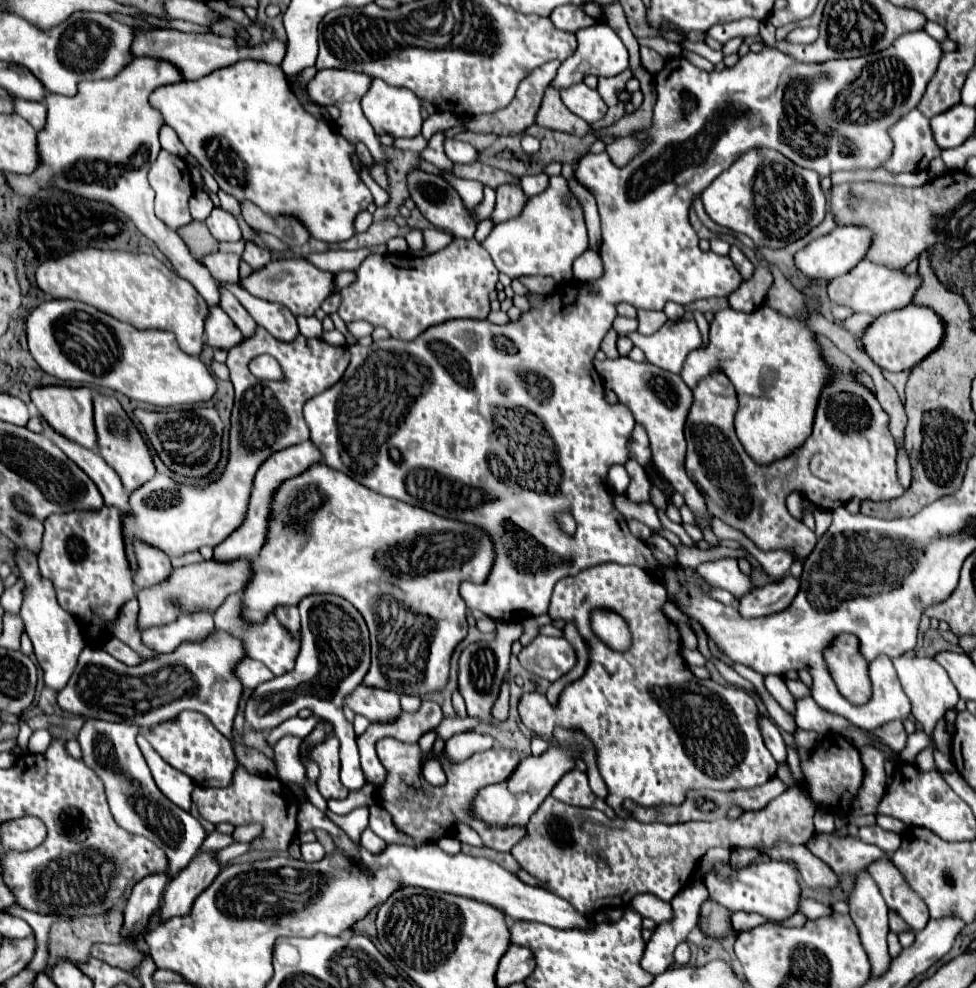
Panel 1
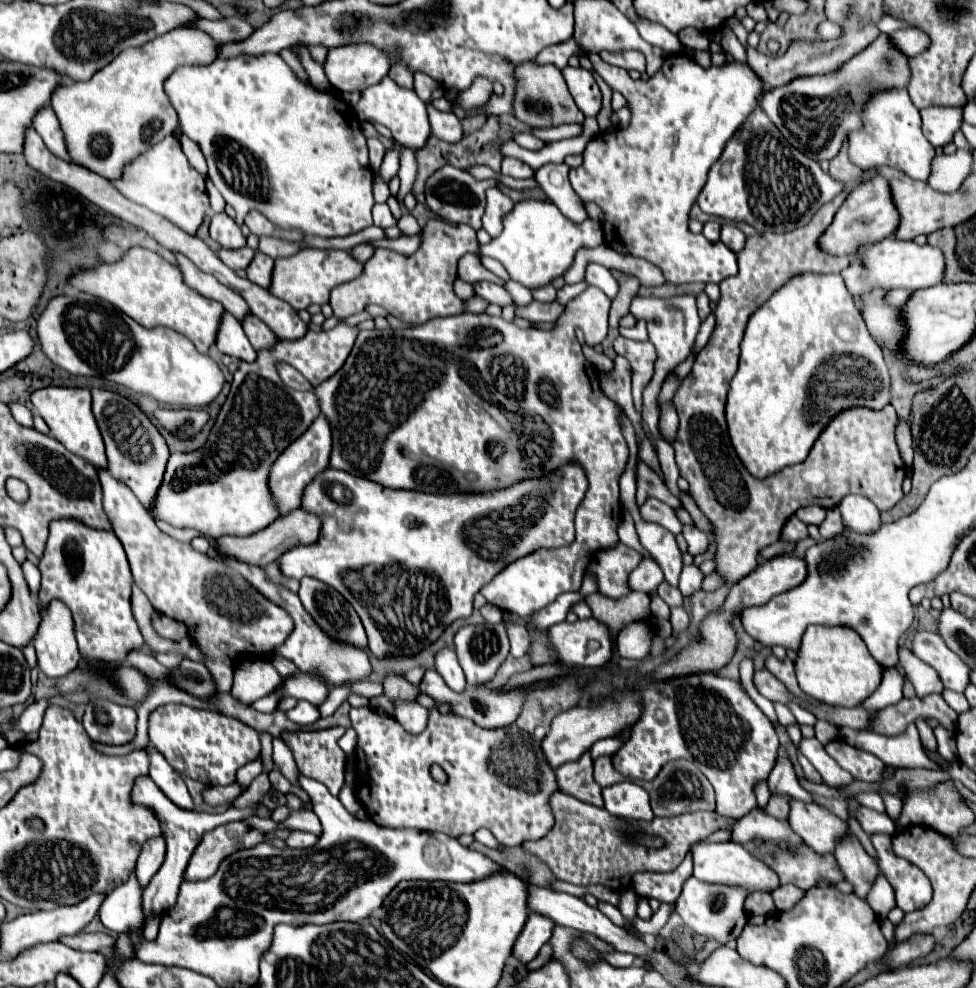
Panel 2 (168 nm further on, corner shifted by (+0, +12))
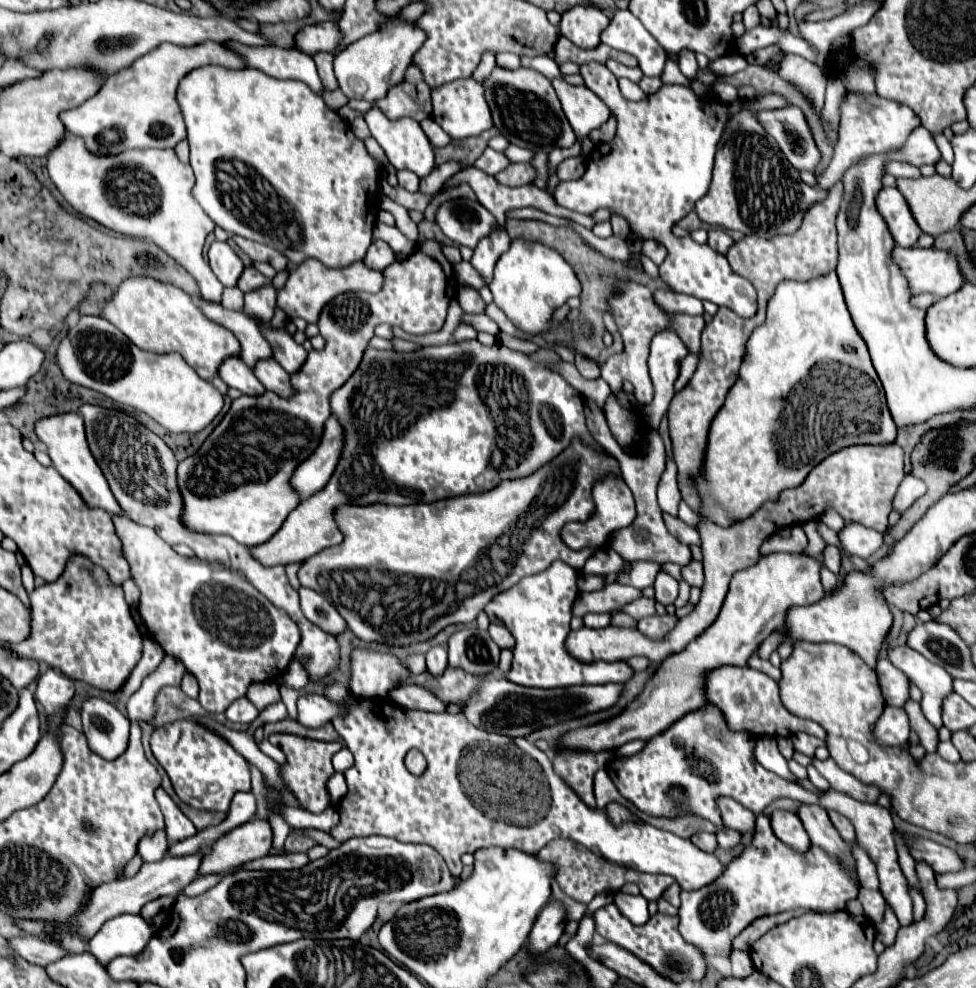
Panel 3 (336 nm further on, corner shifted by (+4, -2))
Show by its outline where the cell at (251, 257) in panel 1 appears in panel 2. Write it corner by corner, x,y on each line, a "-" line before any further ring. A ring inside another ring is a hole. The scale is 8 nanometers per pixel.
255,250
255,256
251,260
251,264
247,266
247,278
263,288
267,288
267,284
271,282
271,268
273,268
273,258
263,254
261,250

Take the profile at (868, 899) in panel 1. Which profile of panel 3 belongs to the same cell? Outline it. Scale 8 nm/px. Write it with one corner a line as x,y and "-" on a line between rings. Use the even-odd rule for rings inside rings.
801,804
797,808
797,816
803,822
811,844
823,848
827,854
833,854
833,858
841,860
843,864
855,864
851,858
851,846
835,834
835,826
831,826
831,820
827,818
827,812
817,804

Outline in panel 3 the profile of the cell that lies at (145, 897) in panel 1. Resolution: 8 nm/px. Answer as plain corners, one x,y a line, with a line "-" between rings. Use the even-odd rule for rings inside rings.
157,830
153,834
145,834
139,840
137,852
143,856
143,862
155,862
167,854
167,846
169,842
165,836
165,830

